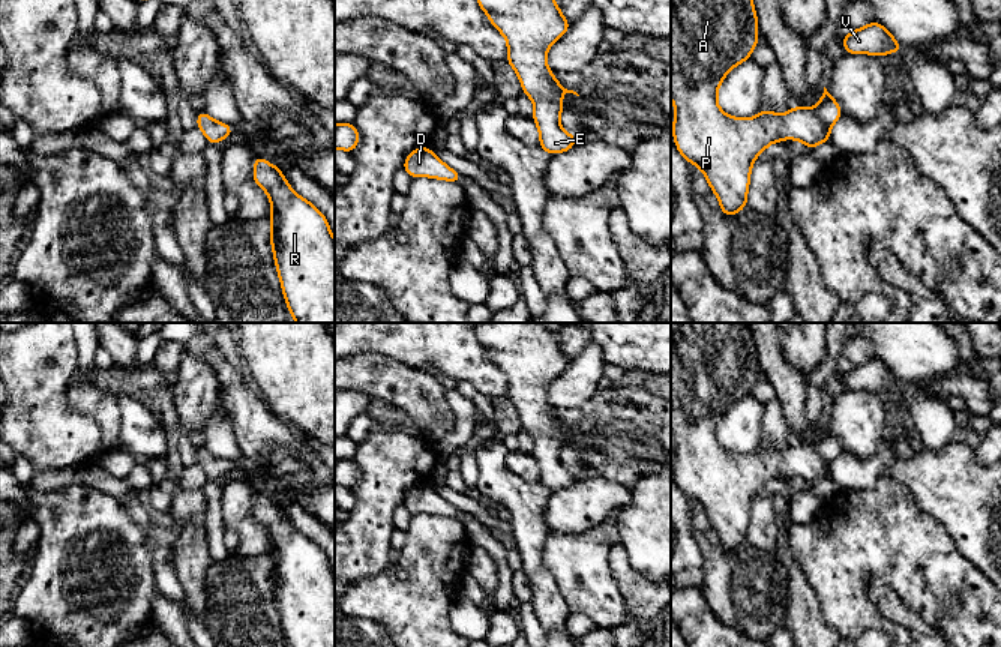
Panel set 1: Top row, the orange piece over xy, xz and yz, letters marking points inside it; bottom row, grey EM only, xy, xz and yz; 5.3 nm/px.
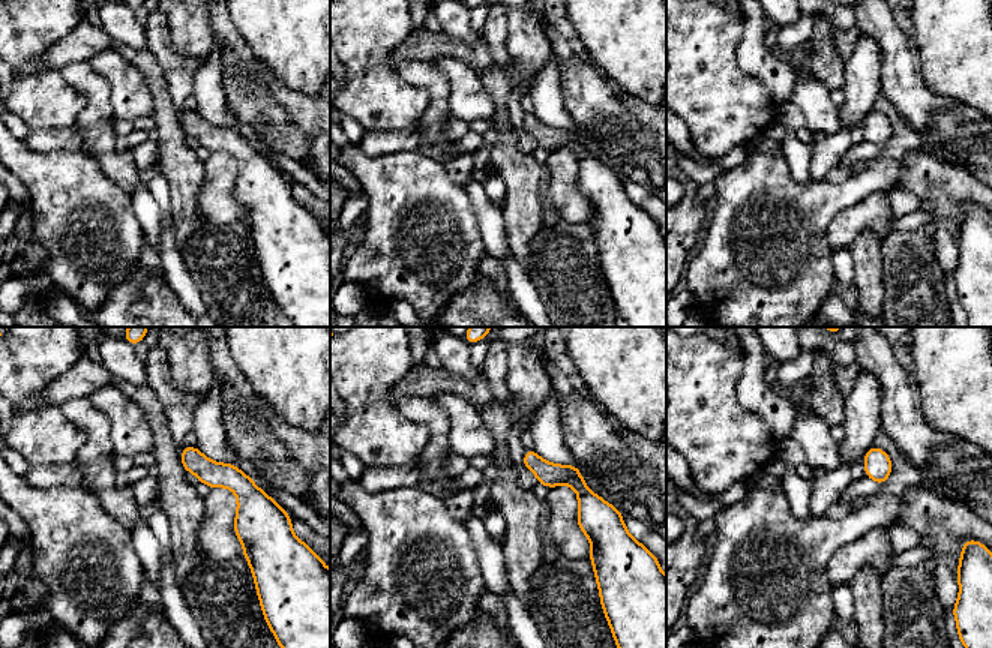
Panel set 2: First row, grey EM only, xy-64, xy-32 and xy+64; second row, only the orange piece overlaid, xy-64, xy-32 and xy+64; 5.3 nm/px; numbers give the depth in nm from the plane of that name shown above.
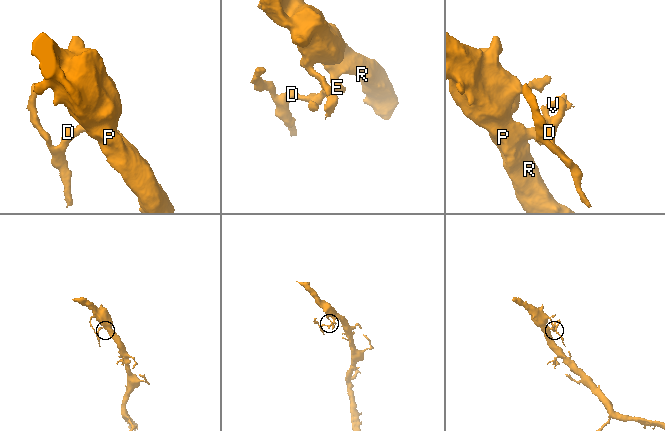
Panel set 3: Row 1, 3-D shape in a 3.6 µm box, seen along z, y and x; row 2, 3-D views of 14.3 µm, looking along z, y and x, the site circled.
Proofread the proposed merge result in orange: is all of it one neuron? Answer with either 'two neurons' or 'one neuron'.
one neuron

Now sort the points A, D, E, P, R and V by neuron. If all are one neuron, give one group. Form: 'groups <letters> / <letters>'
groups A D E P R V

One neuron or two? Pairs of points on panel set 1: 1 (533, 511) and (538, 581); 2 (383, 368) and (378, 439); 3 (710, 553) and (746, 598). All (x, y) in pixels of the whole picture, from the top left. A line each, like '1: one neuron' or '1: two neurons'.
1: one neuron
2: two neurons
3: one neuron

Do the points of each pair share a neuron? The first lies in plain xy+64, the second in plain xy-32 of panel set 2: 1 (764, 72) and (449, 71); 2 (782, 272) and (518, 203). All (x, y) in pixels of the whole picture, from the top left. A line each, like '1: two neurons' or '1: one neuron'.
1: two neurons
2: two neurons

